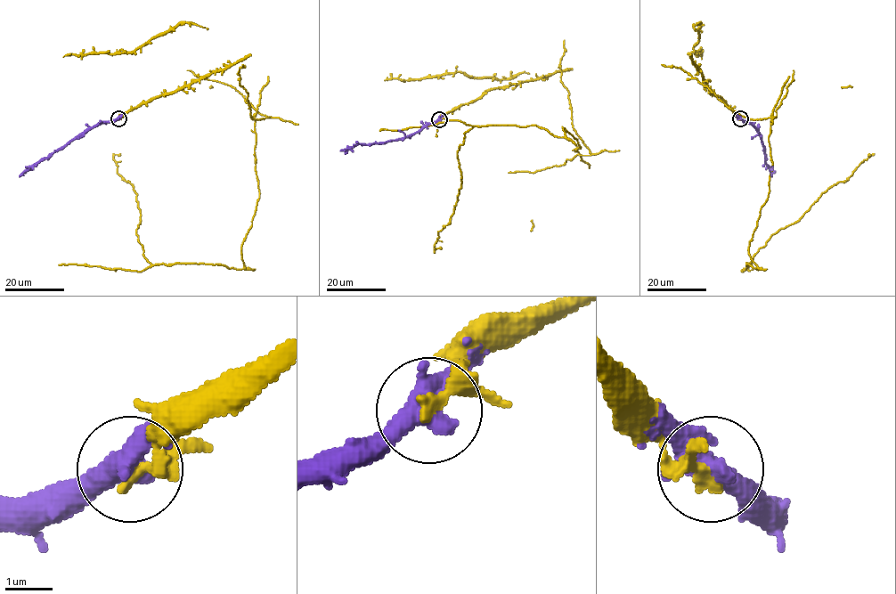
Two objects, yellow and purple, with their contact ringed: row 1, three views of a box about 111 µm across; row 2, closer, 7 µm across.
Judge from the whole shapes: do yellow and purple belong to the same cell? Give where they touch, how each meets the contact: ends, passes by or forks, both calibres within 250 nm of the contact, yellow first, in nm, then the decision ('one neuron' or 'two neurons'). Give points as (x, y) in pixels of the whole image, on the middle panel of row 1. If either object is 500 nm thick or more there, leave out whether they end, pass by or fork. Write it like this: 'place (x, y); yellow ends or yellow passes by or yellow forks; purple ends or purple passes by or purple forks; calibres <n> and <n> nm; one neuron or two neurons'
place (439, 119); calibres 220 and 500 nm; one neuron

